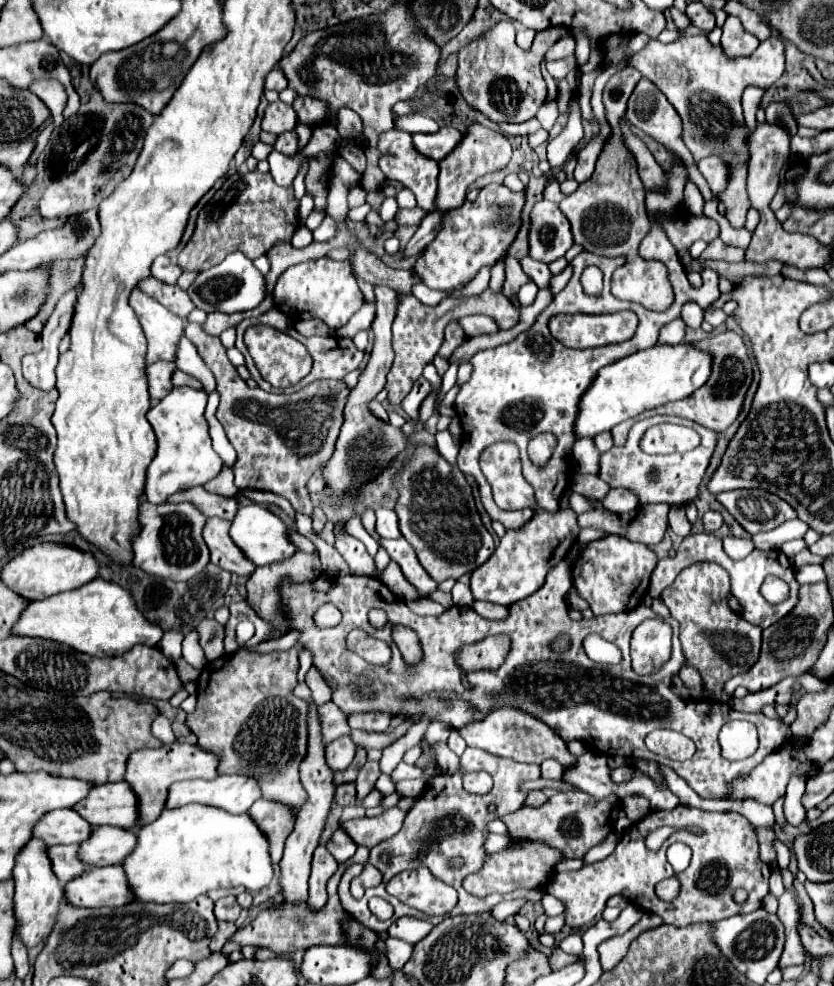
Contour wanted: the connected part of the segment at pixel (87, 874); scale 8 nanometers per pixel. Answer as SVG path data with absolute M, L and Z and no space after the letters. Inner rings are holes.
M110 865L110 867L90 867L80 877L68 881L64 885L66 901L72 907L120 907L130 903L128 899L128 887L124 887L124 869L122 865Z

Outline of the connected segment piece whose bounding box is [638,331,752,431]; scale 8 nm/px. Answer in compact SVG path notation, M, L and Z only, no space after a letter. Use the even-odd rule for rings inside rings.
M724 331L722 335L716 335L716 337L692 341L690 345L712 355L712 373L710 373L708 381L700 389L696 389L688 399L672 401L668 405L658 407L658 409L646 411L638 419L650 417L656 413L670 413L670 415L680 415L690 421L696 421L698 425L702 425L706 429L724 431L738 417L738 411L742 407L742 399L744 399L746 389L750 387L750 381L752 381L752 361L748 357L748 349L746 349L742 337L736 335L734 331ZM744 355L746 355L746 363L744 363Z

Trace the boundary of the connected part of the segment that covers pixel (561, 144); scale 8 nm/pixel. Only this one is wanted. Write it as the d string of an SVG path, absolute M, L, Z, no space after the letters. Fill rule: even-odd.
M574 97L572 99L572 115L570 115L568 125L556 139L552 139L548 143L548 163L550 163L552 171L566 163L570 149L580 141L580 125L582 125L582 117L580 117L580 109L578 109L578 97Z

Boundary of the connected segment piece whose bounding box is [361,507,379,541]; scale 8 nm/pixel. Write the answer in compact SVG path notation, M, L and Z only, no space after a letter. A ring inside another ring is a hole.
M366 507L361 515L361 519L365 530L378 541L379 535L375 530L376 517L374 511Z

